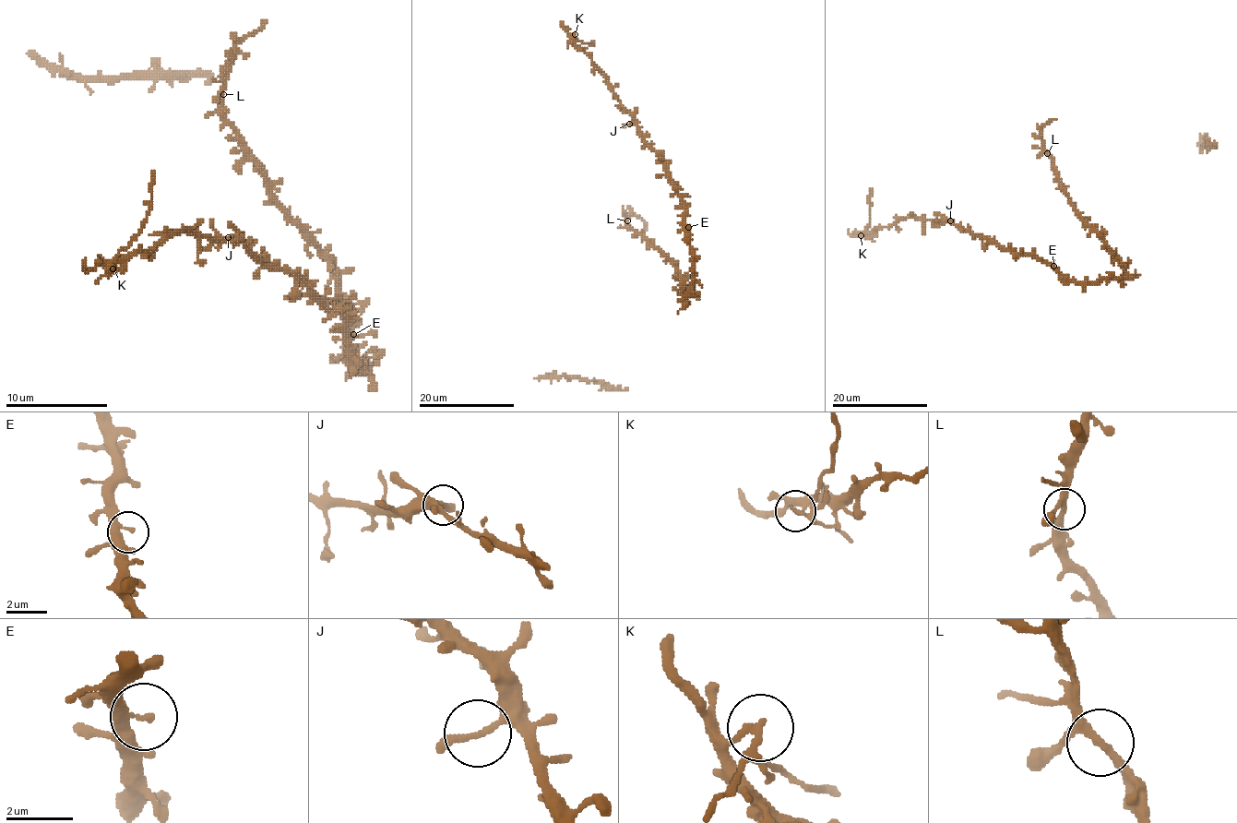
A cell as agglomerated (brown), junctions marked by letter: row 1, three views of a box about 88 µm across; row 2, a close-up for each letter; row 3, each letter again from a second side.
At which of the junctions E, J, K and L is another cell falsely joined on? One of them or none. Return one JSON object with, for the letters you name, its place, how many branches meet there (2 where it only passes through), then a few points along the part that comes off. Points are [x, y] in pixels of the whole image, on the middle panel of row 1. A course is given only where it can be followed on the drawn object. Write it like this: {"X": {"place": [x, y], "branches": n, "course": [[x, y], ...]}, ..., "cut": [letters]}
{"K": {"place": [575, 34], "branches": 3, "course": [[576, 34], [576, 39], [588, 43], [593, 41], [595, 45]]}, "cut": ["K"]}

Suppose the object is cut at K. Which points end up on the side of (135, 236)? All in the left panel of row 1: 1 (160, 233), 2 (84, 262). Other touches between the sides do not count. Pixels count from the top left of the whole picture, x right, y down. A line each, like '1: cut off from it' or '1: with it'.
1: cut off from it
2: cut off from it

